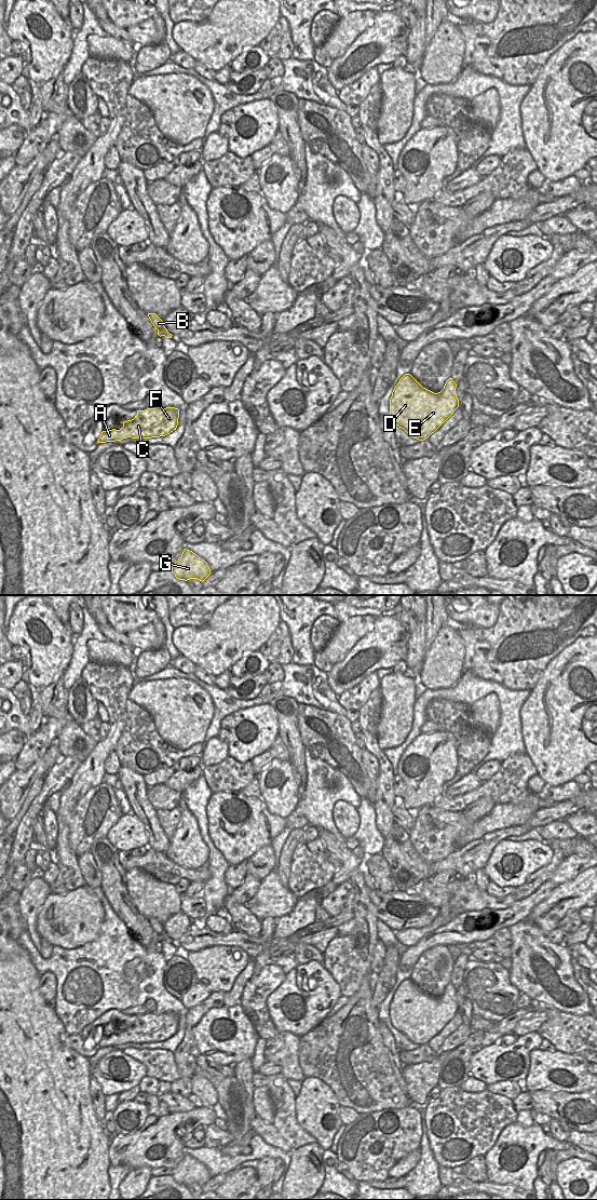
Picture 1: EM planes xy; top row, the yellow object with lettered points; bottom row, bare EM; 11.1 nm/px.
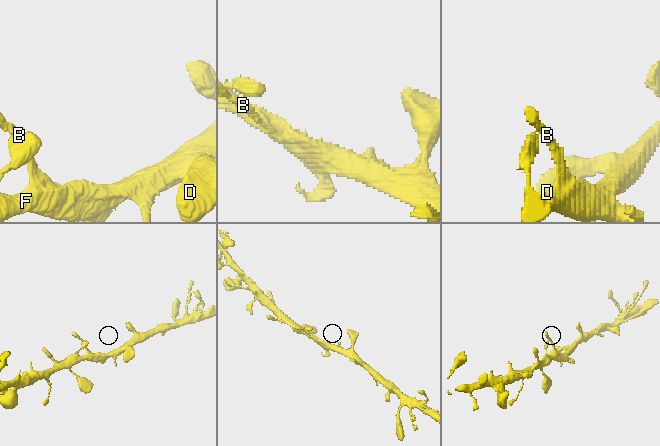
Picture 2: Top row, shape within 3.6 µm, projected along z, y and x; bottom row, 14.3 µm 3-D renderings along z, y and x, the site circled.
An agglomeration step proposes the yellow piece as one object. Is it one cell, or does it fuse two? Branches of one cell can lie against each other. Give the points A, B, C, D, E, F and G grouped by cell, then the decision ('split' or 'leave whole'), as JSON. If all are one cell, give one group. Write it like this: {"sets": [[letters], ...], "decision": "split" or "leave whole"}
{"sets": [["A", "B", "C", "D", "E", "F", "G"]], "decision": "leave whole"}

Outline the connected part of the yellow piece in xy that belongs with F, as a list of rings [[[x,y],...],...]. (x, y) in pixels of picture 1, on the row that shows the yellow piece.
[[[166,407],[160,410],[147,408],[137,410],[134,419],[123,422],[120,430],[103,431],[98,443],[116,442],[123,439],[151,439],[165,436],[176,430],[178,426],[179,409]]]

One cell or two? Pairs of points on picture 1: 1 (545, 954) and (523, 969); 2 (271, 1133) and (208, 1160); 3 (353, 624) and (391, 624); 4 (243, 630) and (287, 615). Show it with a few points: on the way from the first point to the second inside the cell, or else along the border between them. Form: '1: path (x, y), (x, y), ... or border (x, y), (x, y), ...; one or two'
1: path (538, 954), (531, 954), (529, 961); one
2: border (257, 1134), (268, 1144), (276, 1146), (282, 1150); two
3: border (375, 618), (372, 628), (355, 642); two
4: border (277, 606), (281, 619); two

